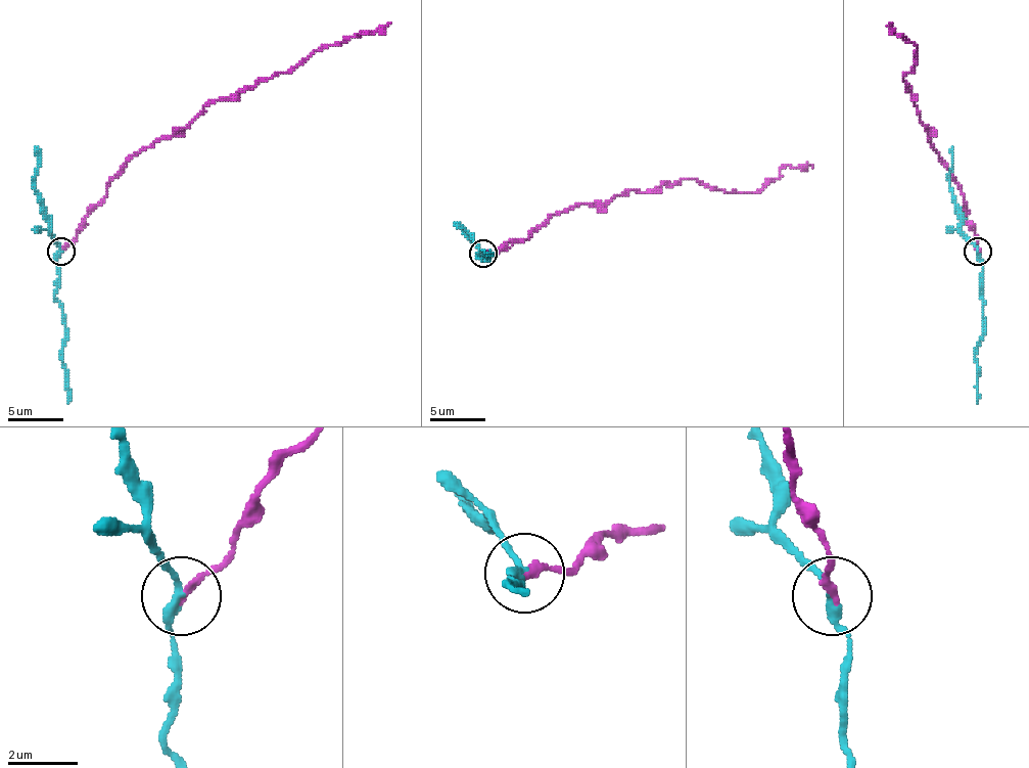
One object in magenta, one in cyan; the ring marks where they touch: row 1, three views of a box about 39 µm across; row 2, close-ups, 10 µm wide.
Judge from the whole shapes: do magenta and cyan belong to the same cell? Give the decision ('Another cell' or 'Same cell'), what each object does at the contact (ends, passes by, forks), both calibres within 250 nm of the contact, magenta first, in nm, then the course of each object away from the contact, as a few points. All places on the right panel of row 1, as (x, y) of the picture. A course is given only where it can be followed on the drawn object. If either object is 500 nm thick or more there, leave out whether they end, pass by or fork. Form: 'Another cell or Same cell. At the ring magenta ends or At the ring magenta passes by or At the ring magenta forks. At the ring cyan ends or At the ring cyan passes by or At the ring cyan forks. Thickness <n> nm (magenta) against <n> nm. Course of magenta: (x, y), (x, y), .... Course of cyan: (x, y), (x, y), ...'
Another cell. At the ring magenta ends. At the ring cyan passes by. Thickness 220 nm (magenta) against 240 nm. Course of magenta: (977, 252), (955, 177), (928, 141), (928, 128), (902, 78), (917, 61), (917, 45), (889, 34), (892, 23). Course of cyan: (977, 252), (983, 287), (983, 326), (975, 356), (977, 403)

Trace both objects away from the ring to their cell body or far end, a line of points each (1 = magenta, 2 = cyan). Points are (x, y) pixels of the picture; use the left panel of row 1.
1: (59, 252), (132, 157), (184, 128), (205, 105), (233, 100), (316, 50), (382, 31), (390, 23)
2: (59, 252), (59, 287), (54, 299), (65, 326), (62, 356), (68, 403)

